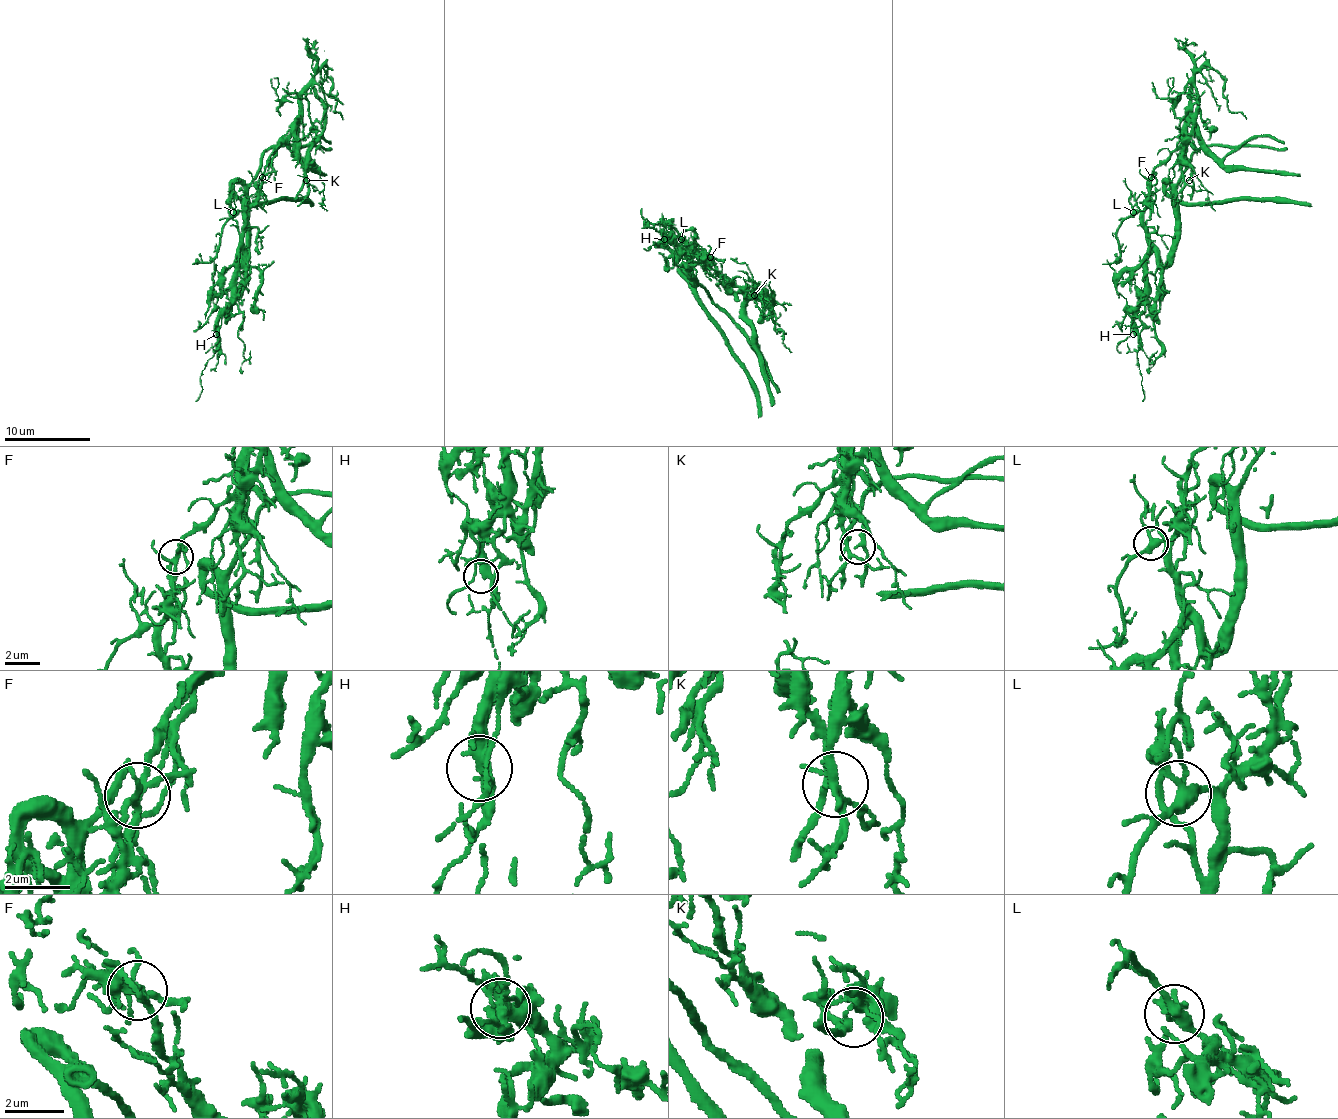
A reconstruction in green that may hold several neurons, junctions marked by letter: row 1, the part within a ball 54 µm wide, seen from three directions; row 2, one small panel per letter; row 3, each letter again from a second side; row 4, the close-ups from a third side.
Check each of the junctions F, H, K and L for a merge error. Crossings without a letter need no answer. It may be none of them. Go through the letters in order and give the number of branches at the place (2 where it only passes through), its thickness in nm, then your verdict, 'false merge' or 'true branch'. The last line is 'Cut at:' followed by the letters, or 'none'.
F: branches 4; calibre 220 nm; false merge
H: branches 3; calibre 320 nm; true branch
K: branches 4; calibre 170 nm; true branch
L: branches 3; calibre 280 nm; true branch
Cut at: F

